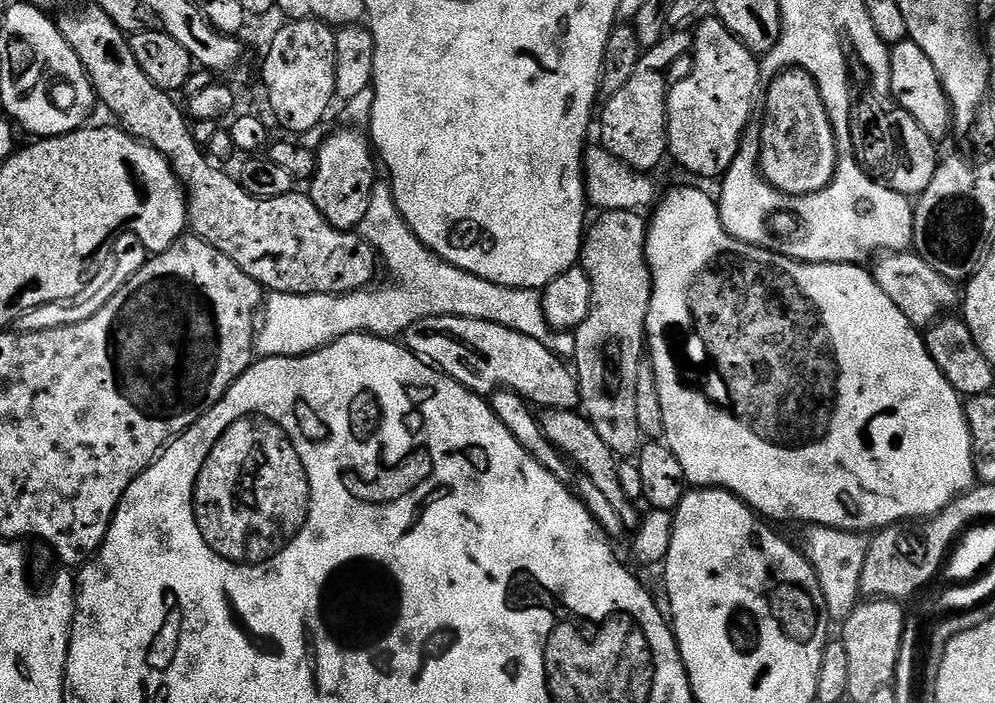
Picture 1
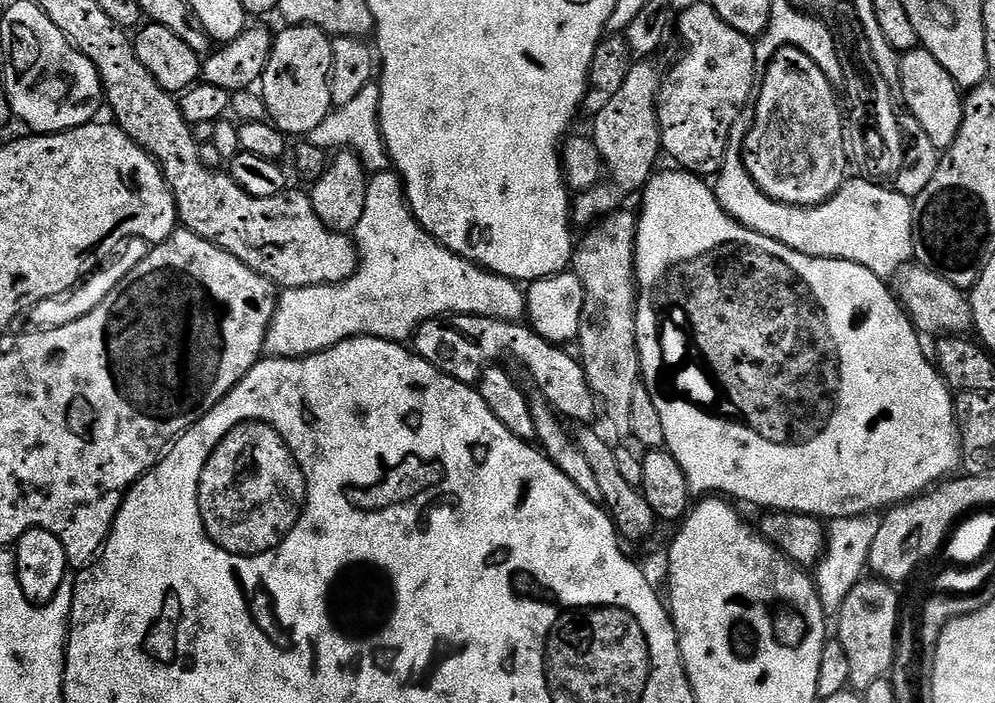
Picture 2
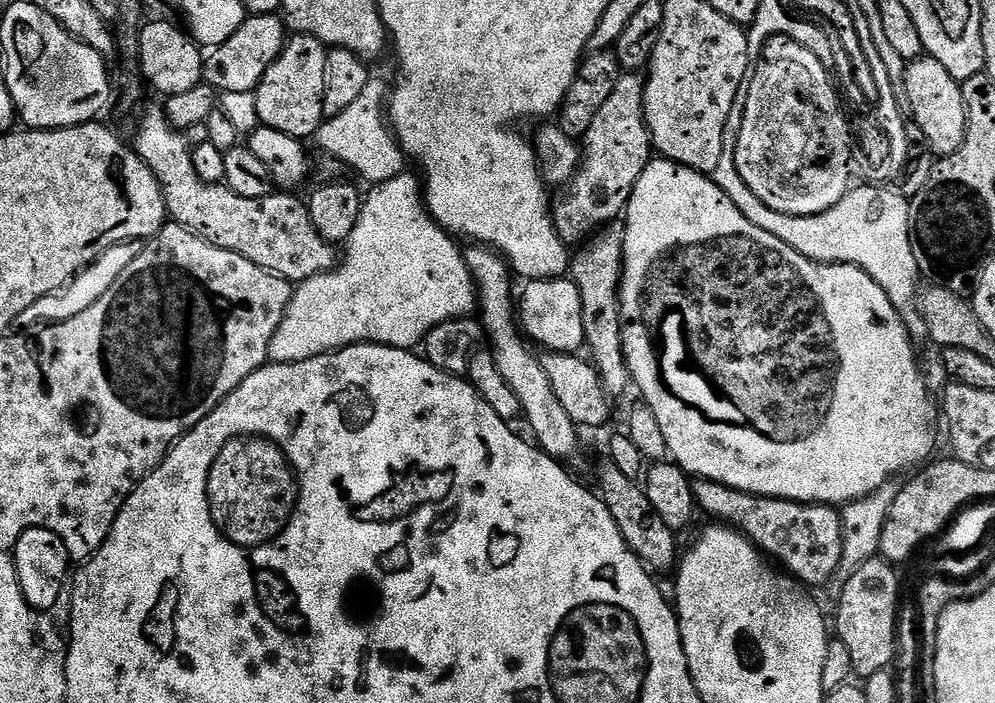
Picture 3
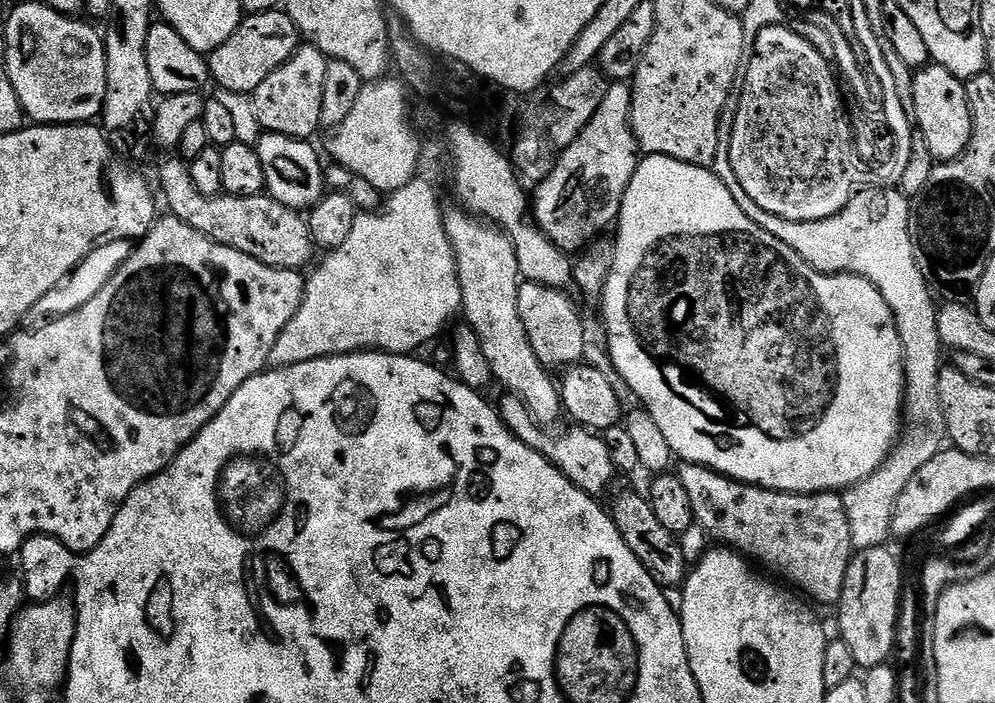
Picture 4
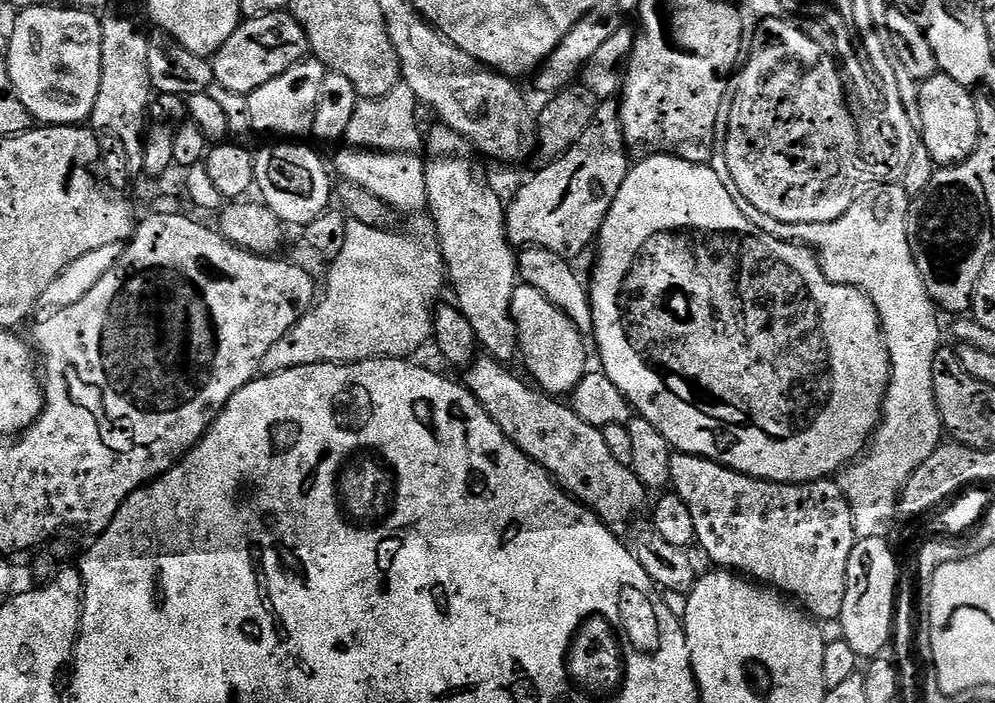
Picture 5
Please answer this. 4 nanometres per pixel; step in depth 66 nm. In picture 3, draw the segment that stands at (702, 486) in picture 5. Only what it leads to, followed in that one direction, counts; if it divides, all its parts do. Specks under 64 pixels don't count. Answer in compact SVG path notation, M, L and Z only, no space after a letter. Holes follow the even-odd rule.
M697 479L694 484L694 491L696 494L696 506L701 513L705 512L708 516L713 516L713 521L719 522L721 525L735 528L737 532L744 533L761 552L764 553L765 557L771 558L787 575L797 579L801 584L807 586L809 589L816 590L819 584L824 584L836 571L841 571L842 568L842 526L843 522L840 520L840 512L837 511L833 505L830 504L799 504L793 500L779 500L778 498L770 498L769 496L752 496L748 492L742 490L734 490L730 486L725 484L719 484L713 480L701 480Z

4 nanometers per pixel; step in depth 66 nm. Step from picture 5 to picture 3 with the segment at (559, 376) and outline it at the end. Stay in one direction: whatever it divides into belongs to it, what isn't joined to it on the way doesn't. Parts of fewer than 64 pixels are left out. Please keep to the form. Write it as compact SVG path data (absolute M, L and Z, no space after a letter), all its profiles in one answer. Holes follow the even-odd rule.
M571 278L530 280L523 286L524 293L518 296L518 320L527 339L549 352L579 353L585 347L582 294L578 294L574 281Z

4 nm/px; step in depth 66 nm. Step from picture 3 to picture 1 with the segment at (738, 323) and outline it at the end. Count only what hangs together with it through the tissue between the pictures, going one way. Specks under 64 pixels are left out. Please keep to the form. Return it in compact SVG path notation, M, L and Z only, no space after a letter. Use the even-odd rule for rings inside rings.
M676 188L663 200L664 197L655 205L654 211L651 213L653 216L650 216L648 241L646 242L646 258L652 275L652 297L650 298L650 310L646 314L646 330L648 331L646 352L650 357L650 367L658 386L658 396L662 401L663 439L666 441L668 448L674 450L674 458L678 458L678 462L682 462L684 479L689 485L696 488L722 488L726 492L733 492L753 512L772 522L793 520L794 523L800 524L799 526L821 524L827 528L837 528L843 532L872 534L881 528L903 525L903 520L922 519L921 521L923 521L925 518L937 516L952 500L961 496L963 492L967 492L977 483L977 457L972 451L972 435L970 434L968 419L964 413L965 401L954 390L954 386L950 386L950 382L946 382L942 370L938 370L938 366L934 366L934 358L930 358L930 354L926 350L921 329L916 328L910 322L910 318L906 318L906 314L902 314L902 310L898 310L898 306L894 306L894 302L890 302L890 298L886 298L886 294L882 294L882 286L878 286L878 282L872 277L871 271L867 267L864 268L859 263L801 264L799 260L791 259L784 254L775 256L771 252L773 250L771 247L759 248L753 244L742 242L724 229L717 201L713 197L711 200L700 188Z

